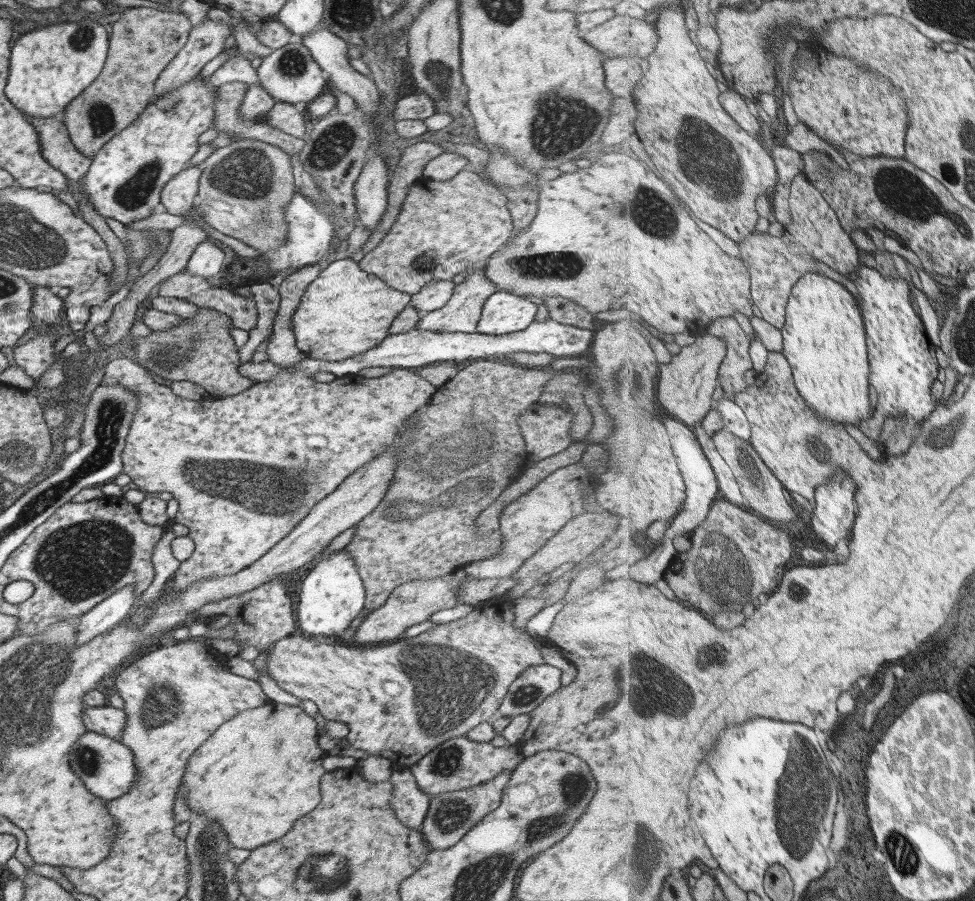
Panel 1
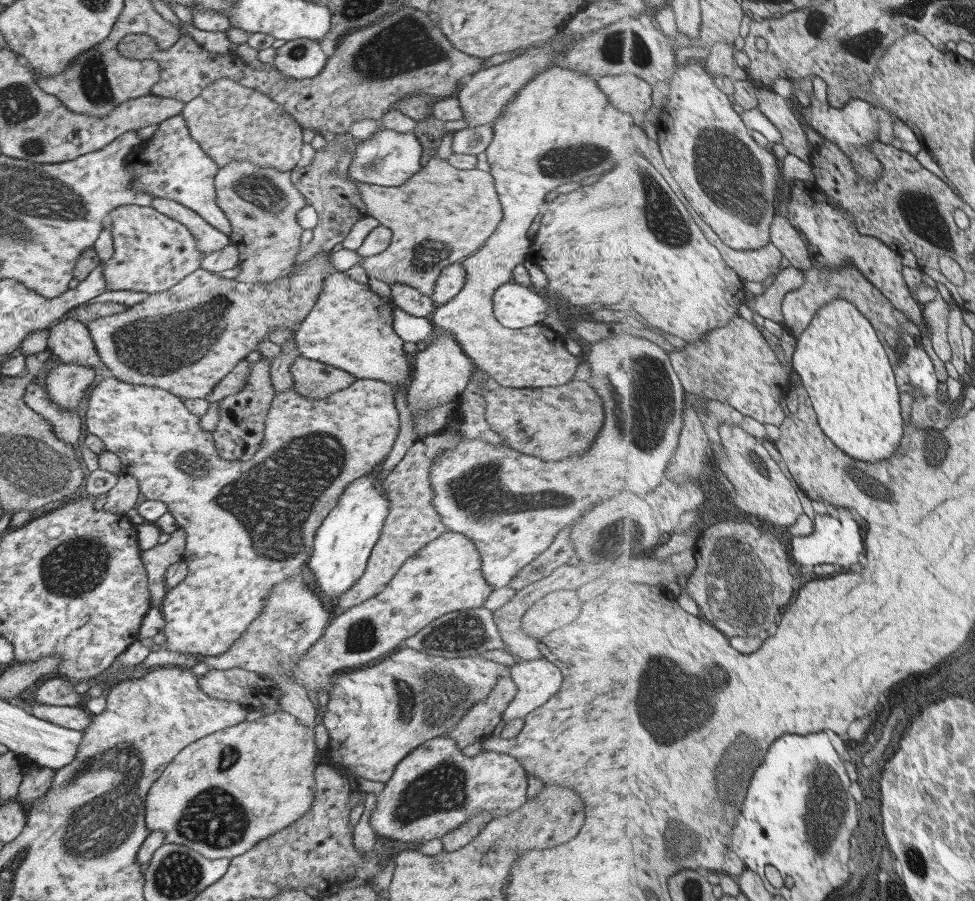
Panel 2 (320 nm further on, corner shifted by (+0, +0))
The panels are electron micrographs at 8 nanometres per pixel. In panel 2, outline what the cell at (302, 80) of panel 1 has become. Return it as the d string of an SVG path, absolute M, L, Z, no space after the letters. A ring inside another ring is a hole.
M296 38L276 48L273 67L291 78L311 78L320 71L325 61L319 42Z

